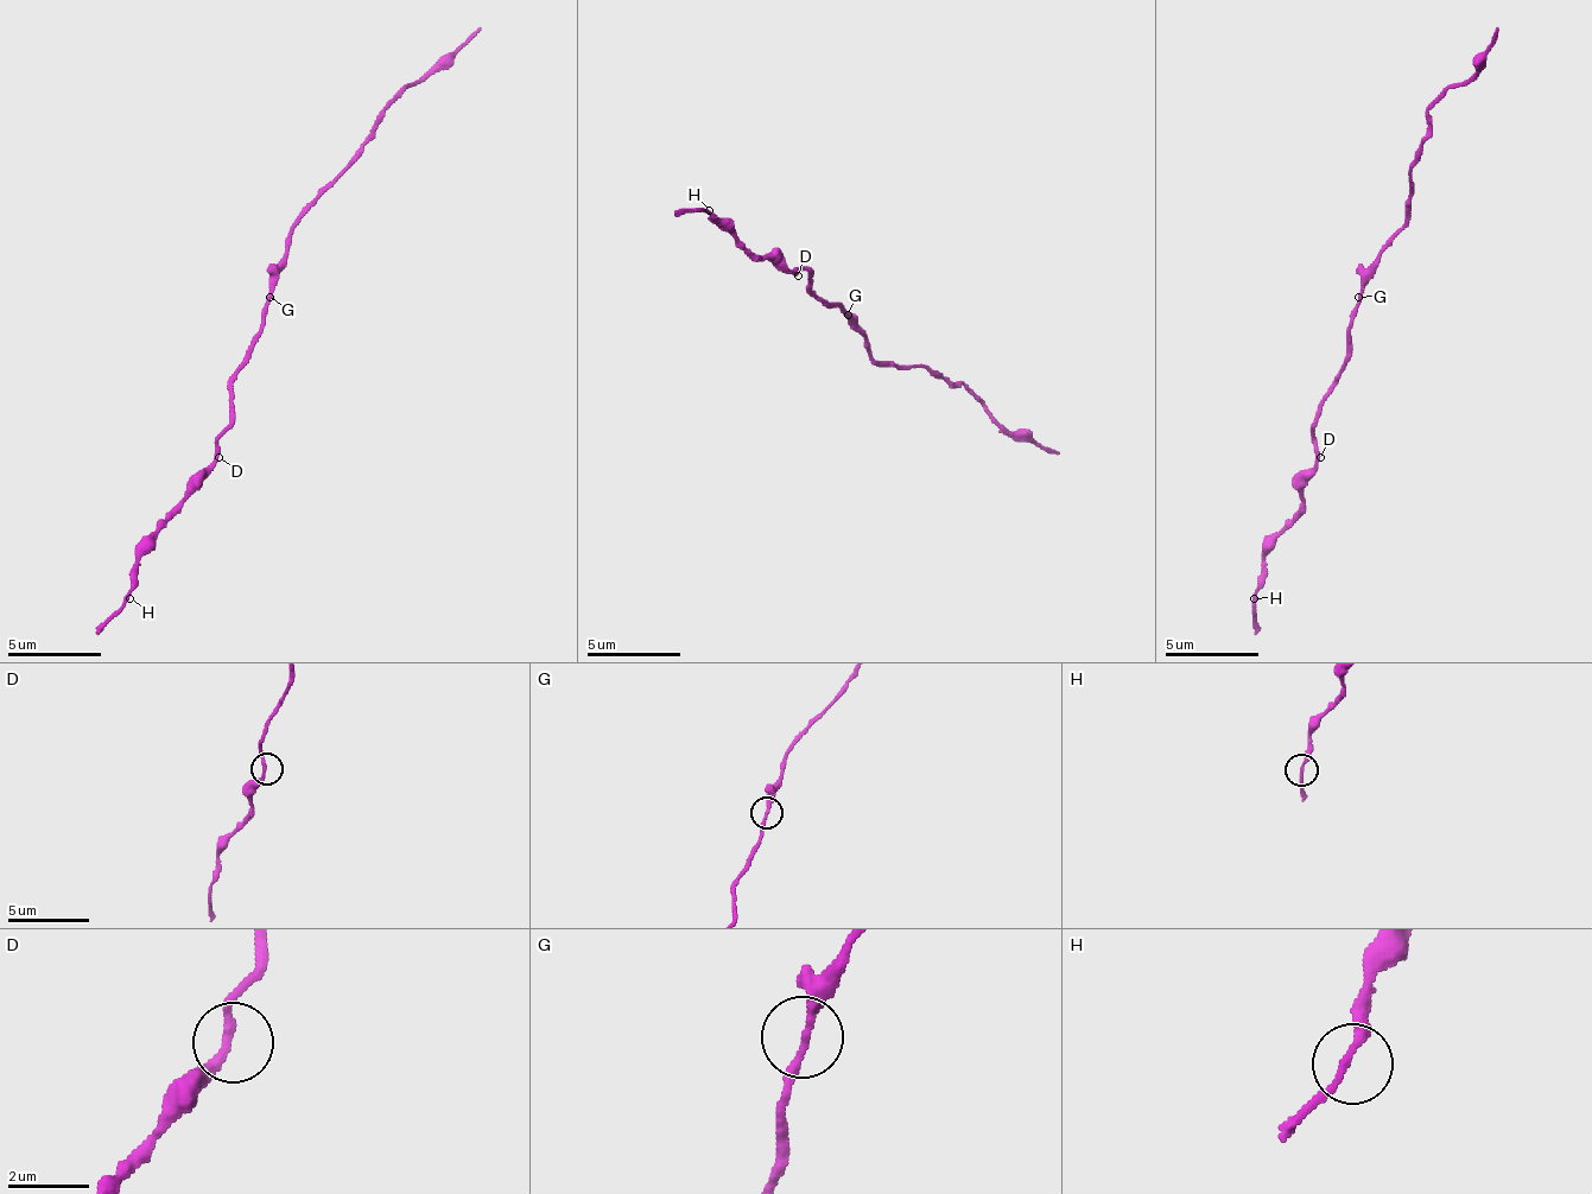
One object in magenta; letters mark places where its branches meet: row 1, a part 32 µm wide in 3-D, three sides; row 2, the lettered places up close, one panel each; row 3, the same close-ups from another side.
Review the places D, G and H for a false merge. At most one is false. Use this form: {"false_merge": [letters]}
{"false_merge": []}

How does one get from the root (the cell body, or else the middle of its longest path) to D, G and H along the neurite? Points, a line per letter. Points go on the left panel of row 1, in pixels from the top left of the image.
D: (266, 312), (257, 331), (252, 359), (233, 382), (233, 416), (228, 420), (228, 430), (219, 438), (219, 457)
G: (266, 312), (266, 303), (271, 298)
H: (266, 312), (252, 359), (233, 382), (233, 416), (219, 438), (219, 462), (153, 537), (129, 598)

